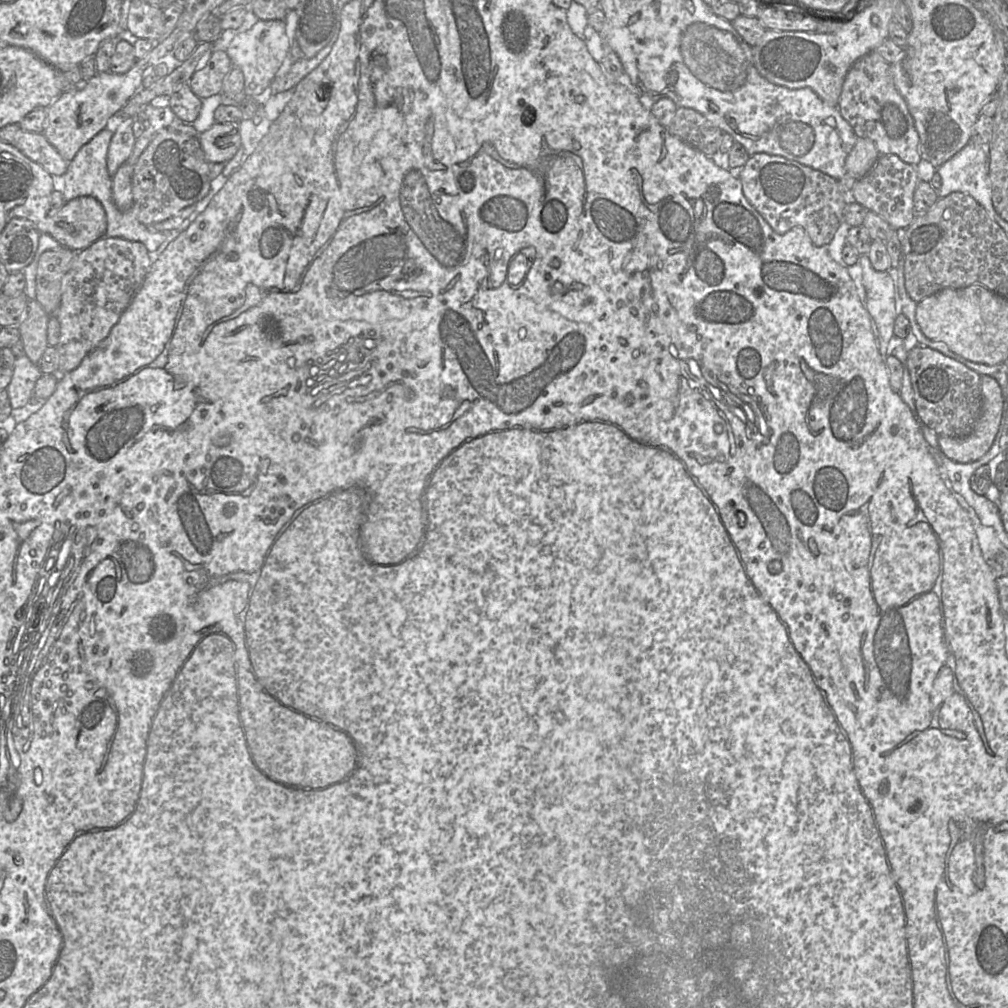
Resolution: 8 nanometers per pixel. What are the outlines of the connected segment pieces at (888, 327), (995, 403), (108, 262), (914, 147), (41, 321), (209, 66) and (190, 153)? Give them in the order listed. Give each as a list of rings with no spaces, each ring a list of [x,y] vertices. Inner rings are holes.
[[[860,255],[858,263],[861,265],[863,270],[862,284],[866,291],[865,298],[865,308],[871,318],[875,322],[877,329],[879,331],[880,343],[879,350],[883,357],[887,355],[887,347],[889,341],[894,336],[894,323],[898,314],[902,314],[900,309],[896,306],[895,293],[896,293],[896,284],[892,278],[889,271],[876,271],[869,260],[868,255]]]
[[[981,376],[982,405],[975,426],[965,438],[938,436],[938,445],[949,459],[970,463],[980,459],[992,447],[1004,411],[1004,398],[998,382]]]
[[[102,237],[76,252],[71,268],[63,278],[61,304],[55,317],[60,323],[58,374],[76,369],[119,321],[133,300],[152,264],[152,253],[138,241]]]
[[[875,51],[853,63],[843,82],[836,106],[858,138],[871,139],[880,155],[894,154],[913,166],[921,161],[919,135],[904,98],[891,75],[891,64]]]
[[[29,300],[26,313],[18,325],[25,355],[31,362],[38,364],[48,347],[47,328],[50,316],[36,300]]]
[[[214,51],[205,66],[193,74],[188,84],[200,99],[220,94],[224,79],[232,68],[226,51]]]
[[[190,123],[161,129],[139,157],[132,176],[132,209],[142,224],[162,222],[206,197],[211,187],[210,162],[200,144],[200,133]]]

